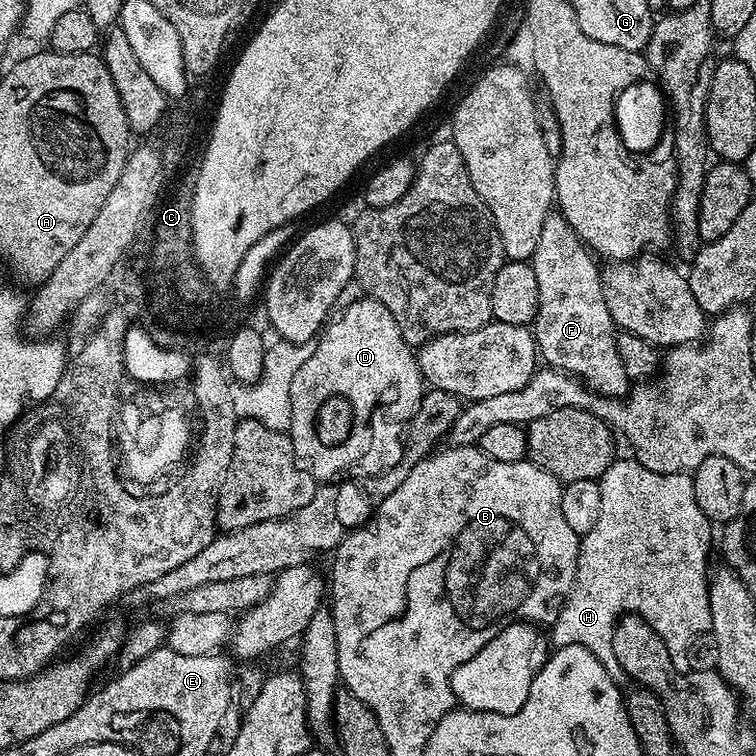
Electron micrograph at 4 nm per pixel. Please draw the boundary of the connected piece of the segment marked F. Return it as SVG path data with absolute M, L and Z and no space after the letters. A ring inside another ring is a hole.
M550 211L542 223L537 249L530 263L534 278L538 278L534 335L543 363L579 378L594 390L627 389L630 377L616 349L617 333L600 289L601 265L596 265L597 257L559 211Z

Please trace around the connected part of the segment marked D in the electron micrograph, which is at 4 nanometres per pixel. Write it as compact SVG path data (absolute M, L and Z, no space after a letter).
M361 298L339 314L341 316L336 321L333 319L319 333L315 341L316 349L308 352L306 362L302 362L290 386L292 445L308 471L320 482L331 481L328 480L331 476L336 476L339 472L346 471L348 467L352 468L358 464L356 456L363 451L367 435L363 432L363 428L365 421L368 421L368 413L376 401L392 395L399 396L404 403L404 409L415 413L413 404L419 404L426 391L417 353L402 338L402 330L398 330L394 314L390 314L390 310L382 306L382 302Z

